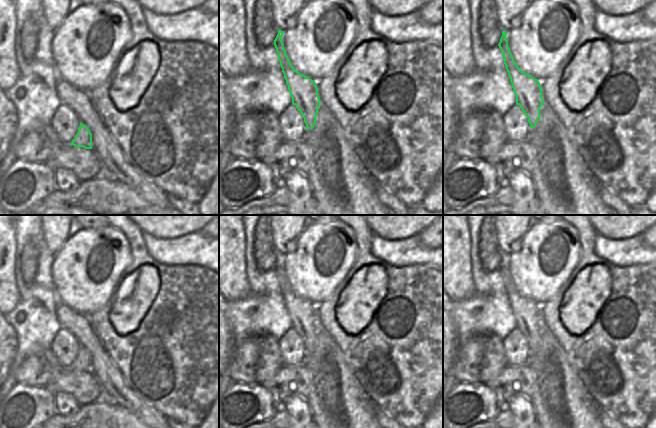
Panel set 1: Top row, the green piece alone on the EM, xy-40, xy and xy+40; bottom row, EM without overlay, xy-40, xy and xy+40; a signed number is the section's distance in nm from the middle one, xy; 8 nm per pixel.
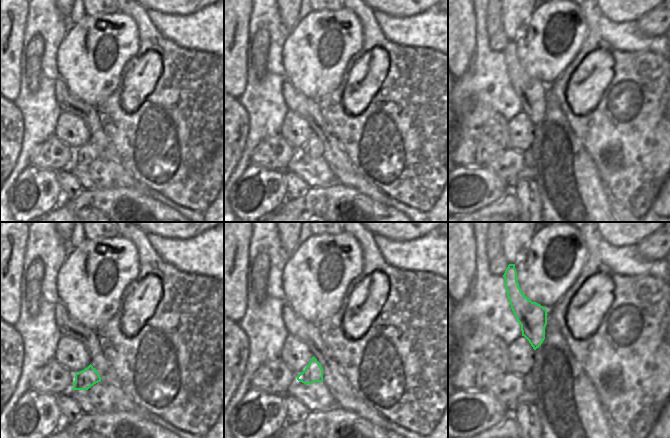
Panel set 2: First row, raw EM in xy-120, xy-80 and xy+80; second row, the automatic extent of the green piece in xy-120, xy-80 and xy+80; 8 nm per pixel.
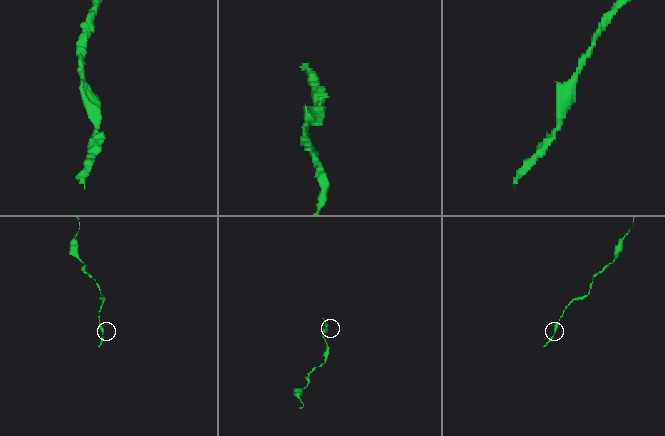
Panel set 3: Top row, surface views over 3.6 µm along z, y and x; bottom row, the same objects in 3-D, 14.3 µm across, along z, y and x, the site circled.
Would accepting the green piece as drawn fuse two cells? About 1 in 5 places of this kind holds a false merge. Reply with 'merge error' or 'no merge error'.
no merge error

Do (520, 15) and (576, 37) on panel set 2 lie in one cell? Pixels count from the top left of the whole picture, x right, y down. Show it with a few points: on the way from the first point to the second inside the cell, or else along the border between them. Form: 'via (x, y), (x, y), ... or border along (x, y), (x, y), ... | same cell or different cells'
border along (534, 11), (527, 23), (526, 31) | different cells

